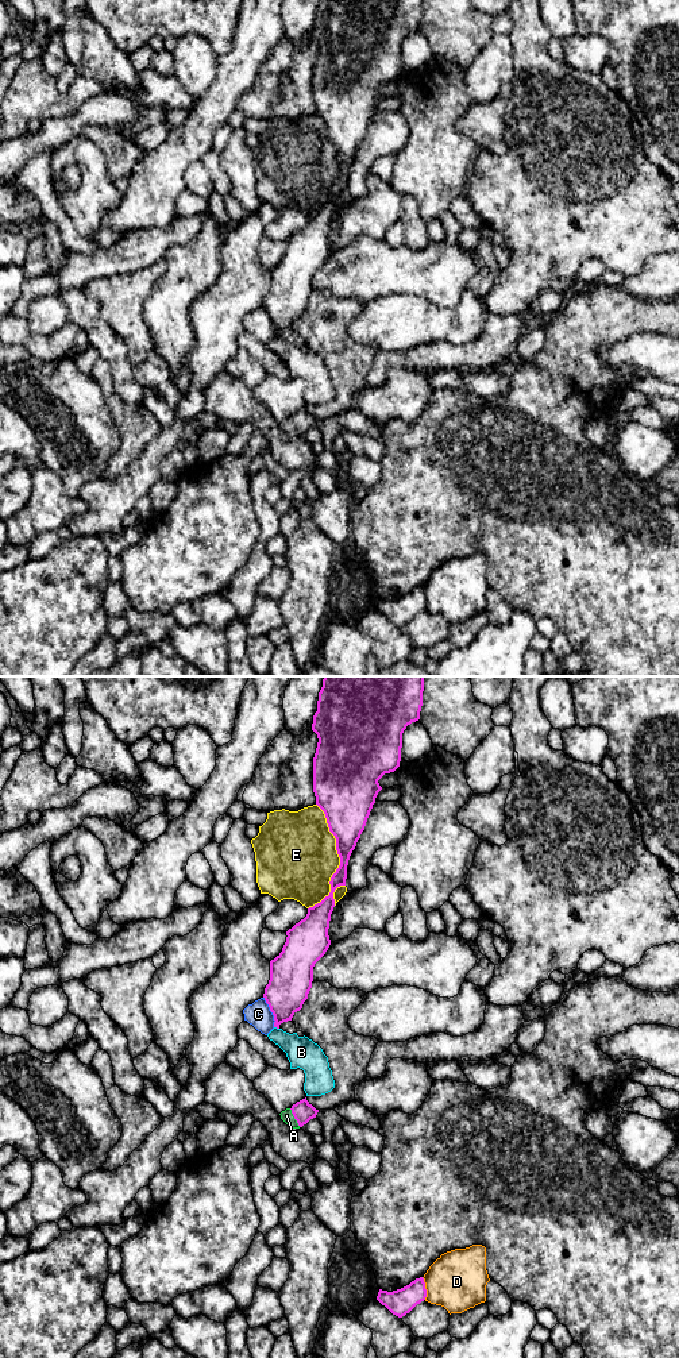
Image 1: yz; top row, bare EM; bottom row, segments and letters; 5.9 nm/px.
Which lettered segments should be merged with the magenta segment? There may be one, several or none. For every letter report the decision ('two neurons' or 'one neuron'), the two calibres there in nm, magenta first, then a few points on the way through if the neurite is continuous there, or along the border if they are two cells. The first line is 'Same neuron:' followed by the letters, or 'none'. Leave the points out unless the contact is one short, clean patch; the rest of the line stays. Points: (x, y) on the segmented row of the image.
Same neuron: A
A: one neuron; 120 nm thick on the magenta side, 70 nm on the other; runs through yz (303, 1111), (294, 1118), (286, 1115)
B: two neurons; 240 nm thick on the magenta side, 190 nm on the other
C: two neurons; 260 nm thick on the magenta side, 150 nm on the other
D: two neurons; 160 nm thick on the magenta side, 340 nm on the other
E: two neurons; 240 nm thick on the magenta side, 460 nm on the other

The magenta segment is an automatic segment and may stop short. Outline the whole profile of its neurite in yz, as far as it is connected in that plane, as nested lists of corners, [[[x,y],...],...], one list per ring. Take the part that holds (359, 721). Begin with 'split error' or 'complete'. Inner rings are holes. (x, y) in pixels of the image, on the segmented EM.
complete; [[[324,676],[312,730],[319,742],[313,757],[313,792],[336,838],[340,865],[331,877],[331,892],[308,908],[304,919],[286,931],[282,952],[270,961],[270,980],[263,998],[274,1015],[274,1027],[292,1021],[302,1008],[313,981],[313,967],[331,945],[328,935],[335,907],[333,892],[346,886],[347,865],[382,790],[378,780],[400,767],[402,733],[420,719],[424,676]]]

